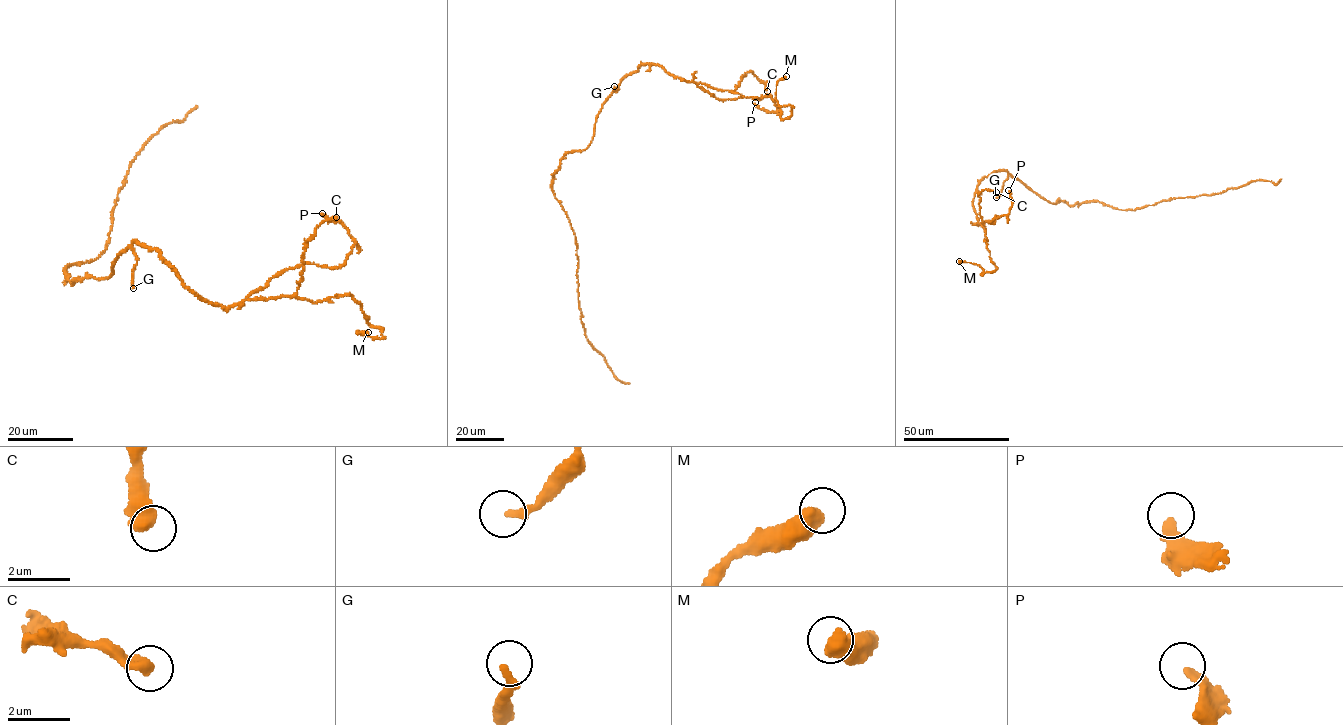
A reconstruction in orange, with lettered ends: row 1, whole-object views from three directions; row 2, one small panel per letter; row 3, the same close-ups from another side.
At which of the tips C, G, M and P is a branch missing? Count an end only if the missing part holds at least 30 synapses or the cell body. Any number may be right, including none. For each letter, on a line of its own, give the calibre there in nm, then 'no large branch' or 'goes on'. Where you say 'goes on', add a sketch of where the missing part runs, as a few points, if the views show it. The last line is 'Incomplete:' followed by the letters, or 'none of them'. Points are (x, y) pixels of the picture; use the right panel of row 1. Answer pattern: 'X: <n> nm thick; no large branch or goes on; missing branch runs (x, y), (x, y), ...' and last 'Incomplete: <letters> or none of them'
C: 460 nm thick; no large branch
G: 260 nm thick; no large branch
M: 550 nm thick; no large branch
P: 280 nm thick; no large branch
Incomplete: none of them

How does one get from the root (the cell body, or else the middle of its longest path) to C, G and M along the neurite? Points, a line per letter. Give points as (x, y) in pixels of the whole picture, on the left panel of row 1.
C: (111, 269), (134, 241), (157, 249), (210, 302), (291, 296), (306, 242), (336, 217)
G: (111, 269), (117, 256), (131, 247), (137, 259), (133, 288)
M: (111, 269), (134, 241), (157, 249), (210, 302), (349, 295), (382, 337), (356, 333), (368, 332)

